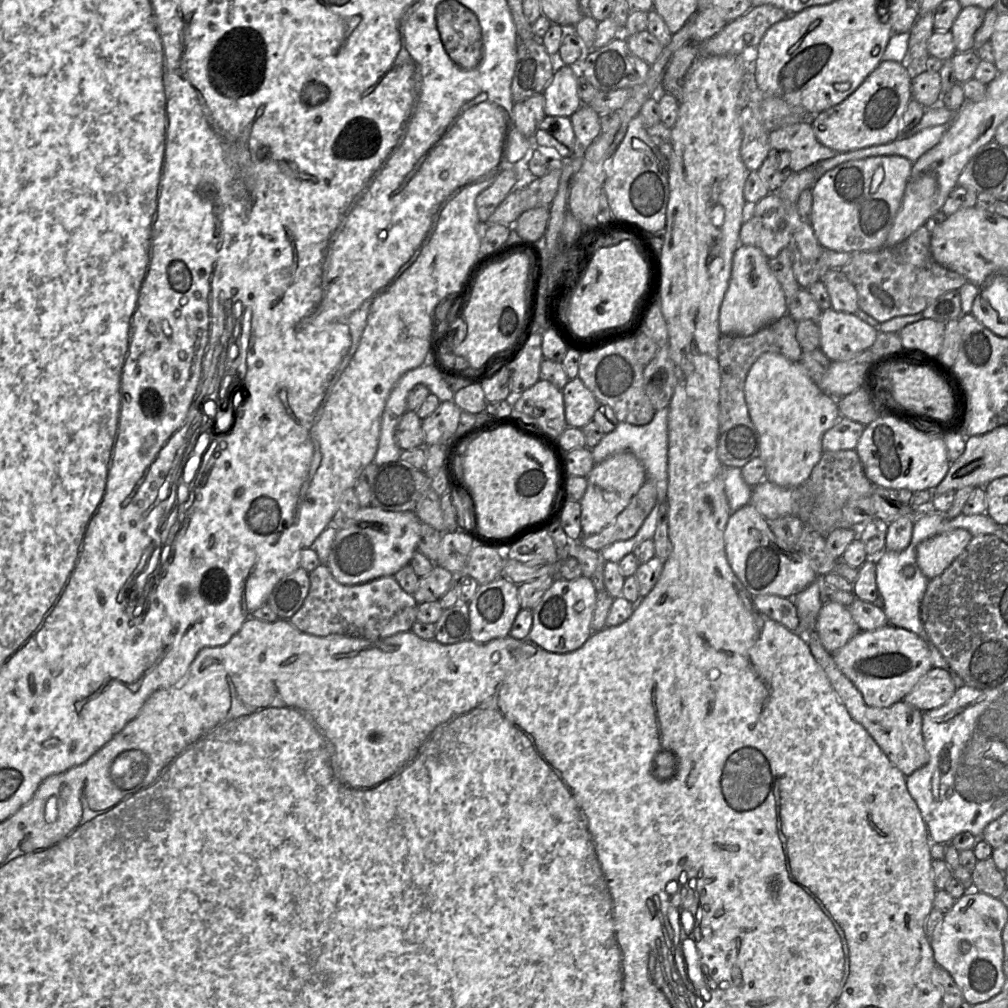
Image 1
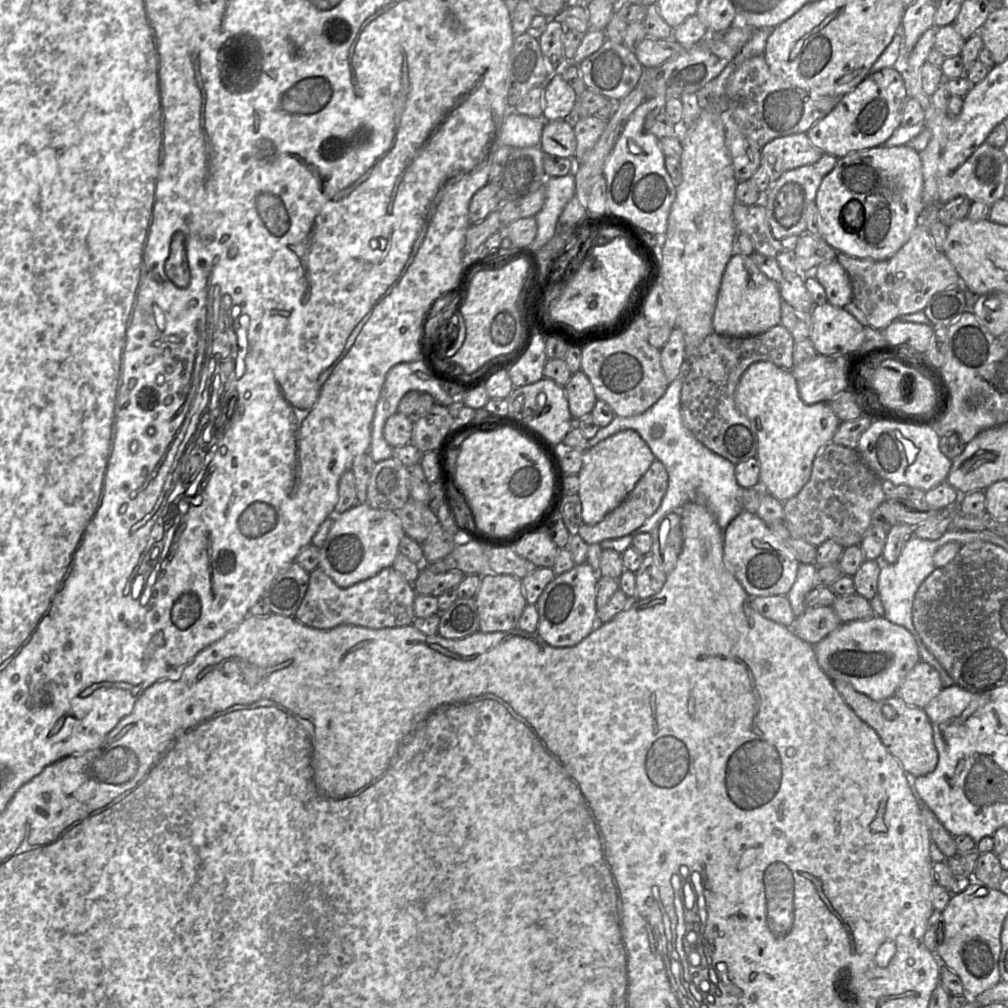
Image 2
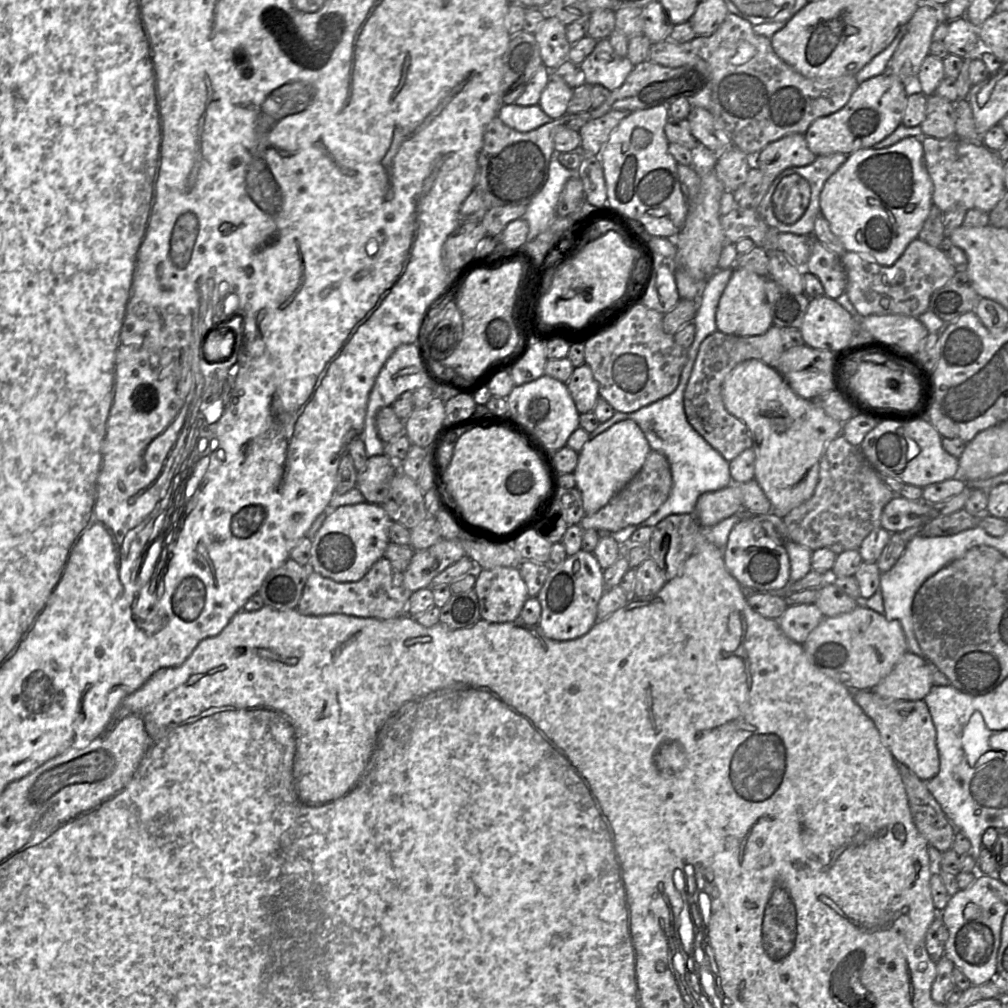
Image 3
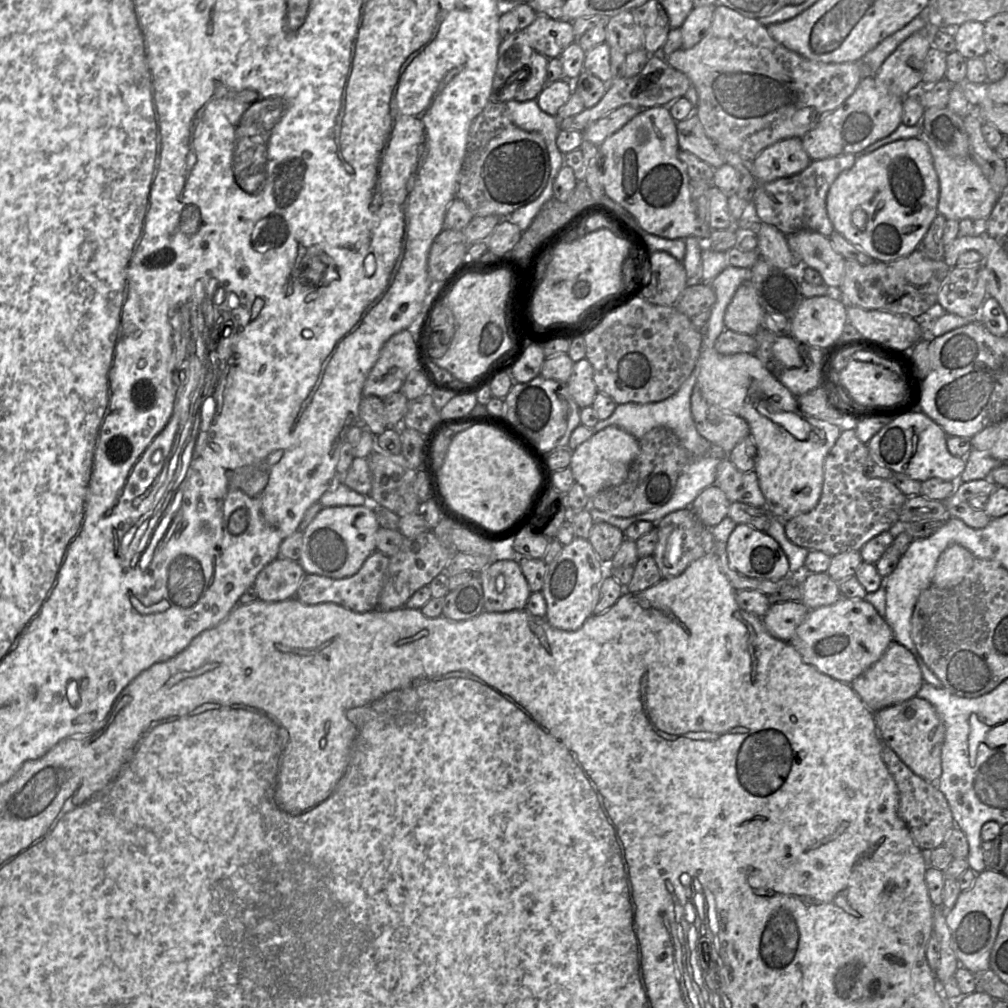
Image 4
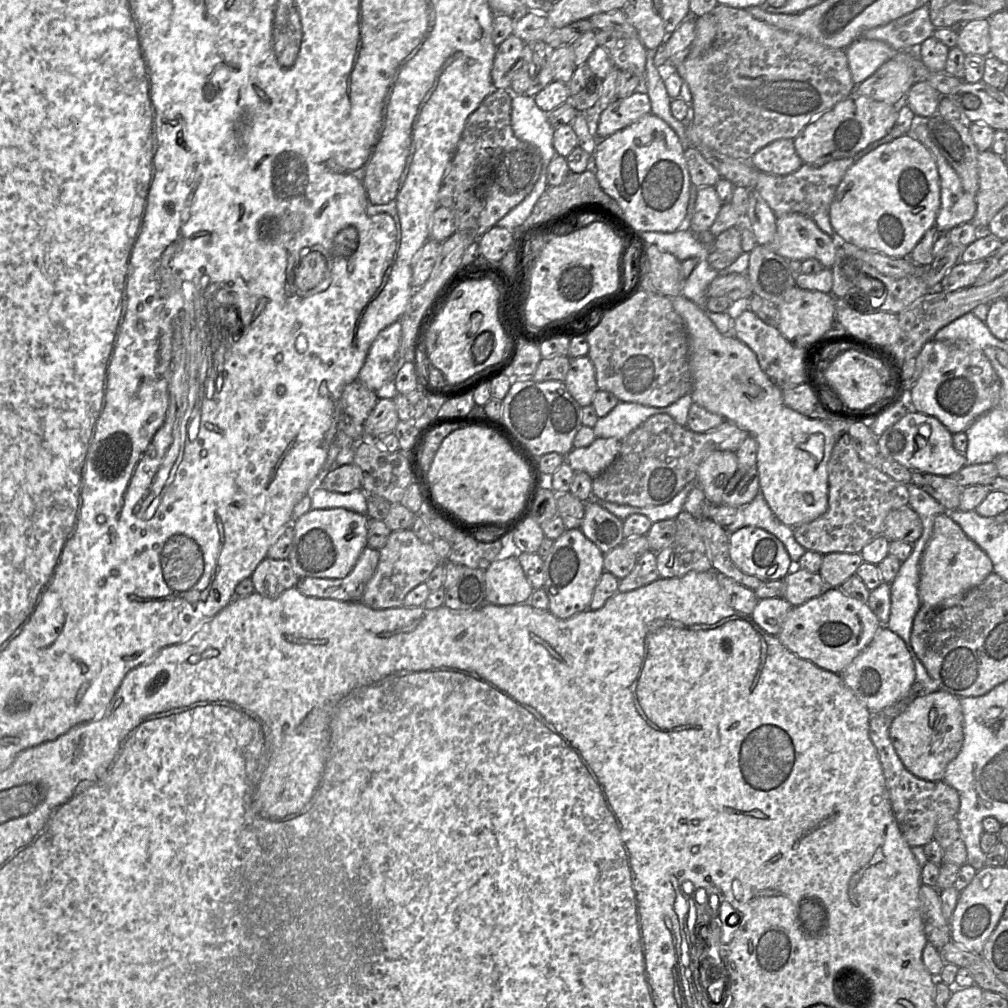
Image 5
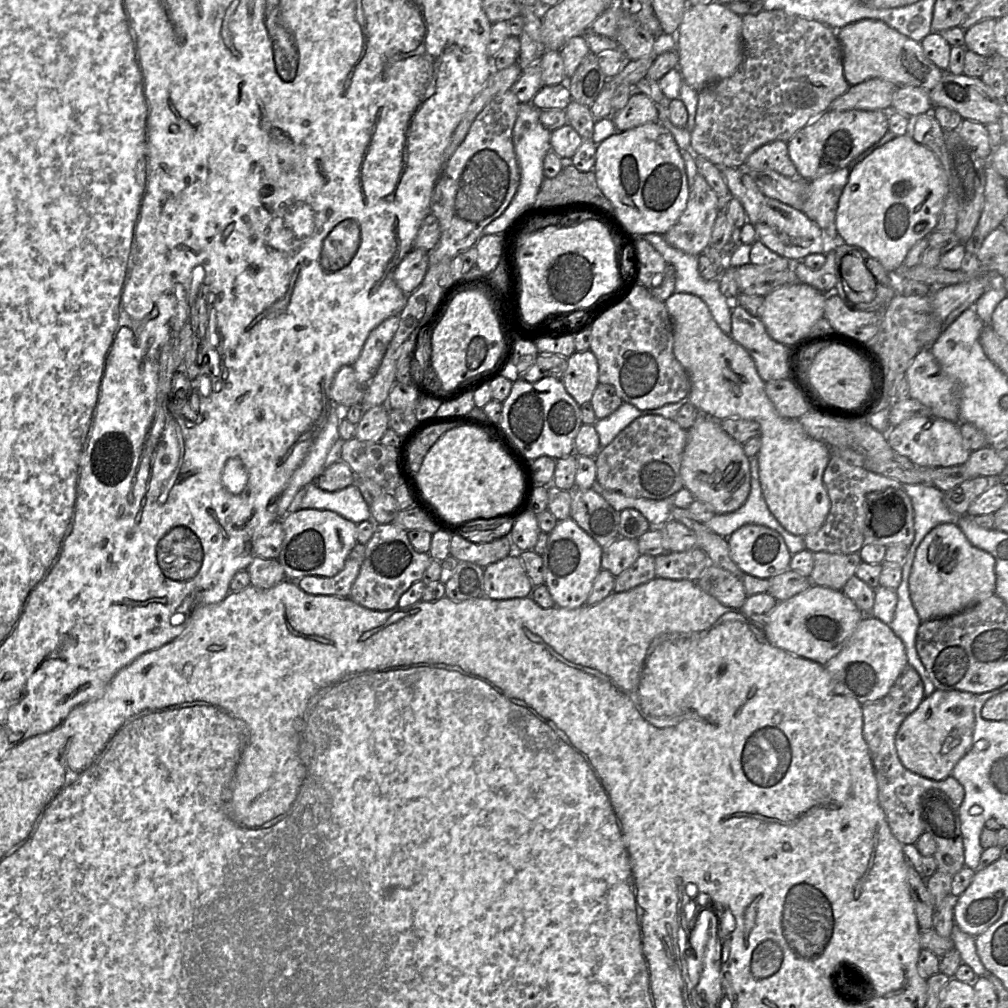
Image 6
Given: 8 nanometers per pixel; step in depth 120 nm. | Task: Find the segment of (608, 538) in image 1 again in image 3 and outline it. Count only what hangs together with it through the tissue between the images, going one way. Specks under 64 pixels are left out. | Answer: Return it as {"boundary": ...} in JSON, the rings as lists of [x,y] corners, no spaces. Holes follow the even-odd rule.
{"boundary":[[[651,450],[640,471],[615,494],[609,502],[594,514],[586,514],[578,525],[583,530],[607,529],[617,532],[640,523],[654,514],[667,500],[672,489],[672,473],[667,458],[660,452]]]}

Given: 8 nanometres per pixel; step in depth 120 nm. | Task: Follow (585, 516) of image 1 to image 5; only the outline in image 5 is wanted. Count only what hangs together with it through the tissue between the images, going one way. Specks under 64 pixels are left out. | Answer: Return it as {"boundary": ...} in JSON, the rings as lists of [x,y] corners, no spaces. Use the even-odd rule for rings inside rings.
{"boundary":[[[596,438],[589,446],[573,448],[565,461],[575,472],[585,472],[592,478],[600,475],[616,458],[621,440]]]}

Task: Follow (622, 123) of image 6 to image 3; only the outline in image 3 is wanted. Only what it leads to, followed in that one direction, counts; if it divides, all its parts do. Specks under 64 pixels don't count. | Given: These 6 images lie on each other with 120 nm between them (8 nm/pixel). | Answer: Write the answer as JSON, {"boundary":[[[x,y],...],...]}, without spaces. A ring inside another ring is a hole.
{"boundary":[[[612,110],[605,115],[588,121],[579,129],[581,136],[580,151],[584,156],[600,155],[611,132],[628,113],[623,110]]]}

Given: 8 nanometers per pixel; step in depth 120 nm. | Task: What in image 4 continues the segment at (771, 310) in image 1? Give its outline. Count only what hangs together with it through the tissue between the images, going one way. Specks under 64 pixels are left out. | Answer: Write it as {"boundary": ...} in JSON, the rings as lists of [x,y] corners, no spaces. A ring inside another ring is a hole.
{"boundary":[[[751,280],[744,281],[736,290],[724,314],[725,329],[754,336],[763,326],[764,310]]]}

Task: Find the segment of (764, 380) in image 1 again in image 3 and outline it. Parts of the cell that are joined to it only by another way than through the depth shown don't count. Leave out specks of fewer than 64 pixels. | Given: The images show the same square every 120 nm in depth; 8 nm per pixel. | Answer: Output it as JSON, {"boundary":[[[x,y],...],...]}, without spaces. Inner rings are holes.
{"boundary":[[[757,359],[745,360],[737,364],[733,370],[726,376],[722,385],[722,399],[726,410],[742,422],[744,422],[751,431],[753,439],[753,448],[755,452],[755,477],[759,486],[764,491],[765,495],[769,499],[772,507],[772,511],[775,515],[785,517],[792,509],[798,507],[803,502],[809,500],[814,494],[815,488],[819,478],[819,466],[821,456],[826,446],[842,433],[843,423],[834,419],[825,413],[823,409],[814,405],[811,400],[805,400],[798,396],[788,385],[782,375],[773,367],[763,363]]]}

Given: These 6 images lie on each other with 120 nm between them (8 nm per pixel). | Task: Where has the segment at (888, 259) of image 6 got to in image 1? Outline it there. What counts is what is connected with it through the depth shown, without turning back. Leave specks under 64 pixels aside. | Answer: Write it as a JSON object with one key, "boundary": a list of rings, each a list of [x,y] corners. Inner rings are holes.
{"boundary":[[[899,155],[871,156],[844,162],[818,177],[811,189],[811,227],[820,245],[848,253],[883,248],[901,206],[912,165]]]}

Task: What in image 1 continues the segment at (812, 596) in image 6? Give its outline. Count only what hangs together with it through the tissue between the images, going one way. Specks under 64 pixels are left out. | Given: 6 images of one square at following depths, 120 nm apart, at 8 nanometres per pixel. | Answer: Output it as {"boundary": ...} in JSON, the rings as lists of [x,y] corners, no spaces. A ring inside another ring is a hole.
{"boundary":[[[891,624],[873,631],[860,631],[831,654],[841,672],[860,691],[866,704],[878,708],[902,701],[933,667],[926,642],[917,634]]]}

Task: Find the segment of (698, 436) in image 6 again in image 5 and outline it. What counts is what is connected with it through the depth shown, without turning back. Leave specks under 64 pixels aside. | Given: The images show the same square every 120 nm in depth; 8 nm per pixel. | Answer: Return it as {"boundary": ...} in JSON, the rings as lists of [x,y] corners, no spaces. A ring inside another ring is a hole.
{"boundary":[[[714,451],[700,464],[697,476],[697,487],[705,495],[705,500],[713,505],[740,507],[749,504],[760,491],[759,476],[756,466],[742,465],[731,451]]]}

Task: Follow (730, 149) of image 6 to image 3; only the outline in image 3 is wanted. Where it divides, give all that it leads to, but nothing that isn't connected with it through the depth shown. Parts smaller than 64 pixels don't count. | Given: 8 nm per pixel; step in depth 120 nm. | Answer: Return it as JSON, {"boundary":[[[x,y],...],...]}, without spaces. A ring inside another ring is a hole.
{"boundary":[[[730,12],[719,28],[709,36],[696,36],[685,43],[677,43],[671,39],[652,43],[648,60],[671,68],[688,64],[707,68],[712,85],[709,111],[716,127],[725,131],[733,145],[753,159],[767,144],[789,134],[805,134],[816,119],[840,110],[859,85],[854,75],[831,79],[803,76],[775,53],[771,39],[756,34],[749,21]]]}

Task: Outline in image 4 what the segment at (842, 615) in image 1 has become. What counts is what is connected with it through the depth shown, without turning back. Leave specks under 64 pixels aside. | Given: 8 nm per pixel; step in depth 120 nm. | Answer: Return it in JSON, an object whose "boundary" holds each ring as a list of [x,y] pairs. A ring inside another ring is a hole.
{"boundary":[[[801,601],[774,603],[770,605],[762,621],[773,637],[789,642],[809,611]]]}

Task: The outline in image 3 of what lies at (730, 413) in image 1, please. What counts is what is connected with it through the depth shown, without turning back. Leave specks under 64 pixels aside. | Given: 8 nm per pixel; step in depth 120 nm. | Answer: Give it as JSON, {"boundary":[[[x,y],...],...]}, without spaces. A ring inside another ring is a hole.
{"boundary":[[[772,325],[764,334],[755,336],[728,335],[716,330],[707,336],[701,343],[691,376],[684,391],[684,410],[686,418],[691,426],[728,462],[736,458],[744,450],[753,447],[753,439],[748,426],[726,410],[722,399],[723,382],[733,368],[745,360],[757,359],[774,367],[774,364],[784,350],[785,346],[781,338],[780,328],[774,325]]]}

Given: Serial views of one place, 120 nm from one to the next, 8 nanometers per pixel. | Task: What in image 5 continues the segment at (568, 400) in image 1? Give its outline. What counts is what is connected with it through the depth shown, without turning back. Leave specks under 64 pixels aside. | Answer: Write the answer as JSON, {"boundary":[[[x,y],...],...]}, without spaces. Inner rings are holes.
{"boundary":[[[580,356],[570,360],[570,368],[564,383],[581,407],[592,404],[598,386],[595,368],[588,356]]]}

